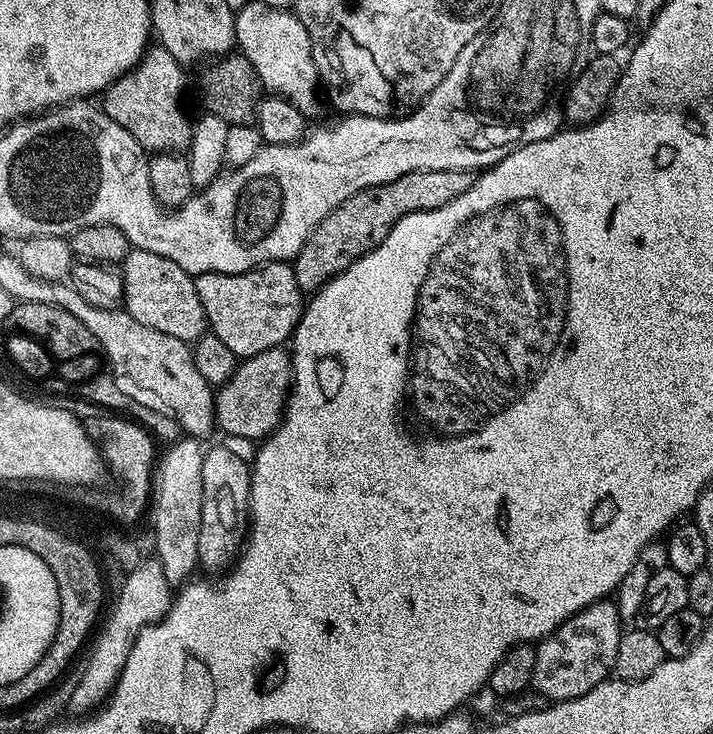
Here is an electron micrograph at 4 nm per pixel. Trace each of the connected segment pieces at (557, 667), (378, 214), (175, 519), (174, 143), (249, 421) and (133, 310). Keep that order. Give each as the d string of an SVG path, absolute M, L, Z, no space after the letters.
M611 599L597 600L574 614L550 636L535 645L536 661L531 687L541 692L549 702L573 700L609 679L616 667L618 642L622 635L620 612Z
M422 170L346 198L342 206L322 218L322 222L306 238L302 250L296 255L292 269L294 278L298 278L300 291L305 294L318 291L327 280L334 279L358 258L378 247L404 216L434 210L438 206L446 206L446 202L454 202L458 194L466 194L466 190L470 190L473 181L471 171Z
M181 438L167 445L168 453L159 457L152 477L150 516L151 535L156 538L155 559L160 561L169 585L180 586L193 579L198 558L198 530L202 522L202 462L205 449L196 438Z
M149 47L143 58L102 93L102 107L118 126L130 130L145 153L179 153L192 140L193 121L184 113L185 69L166 49Z
M287 347L262 350L262 354L241 359L235 374L215 389L215 427L223 435L242 435L255 442L263 441L280 425L291 386L292 357Z
M131 249L122 262L124 268L120 278L120 286L124 288L124 308L136 322L159 330L162 334L178 338L190 344L200 339L207 331L205 311L202 310L201 299L198 298L195 279L182 270L176 262L152 254L149 251Z

